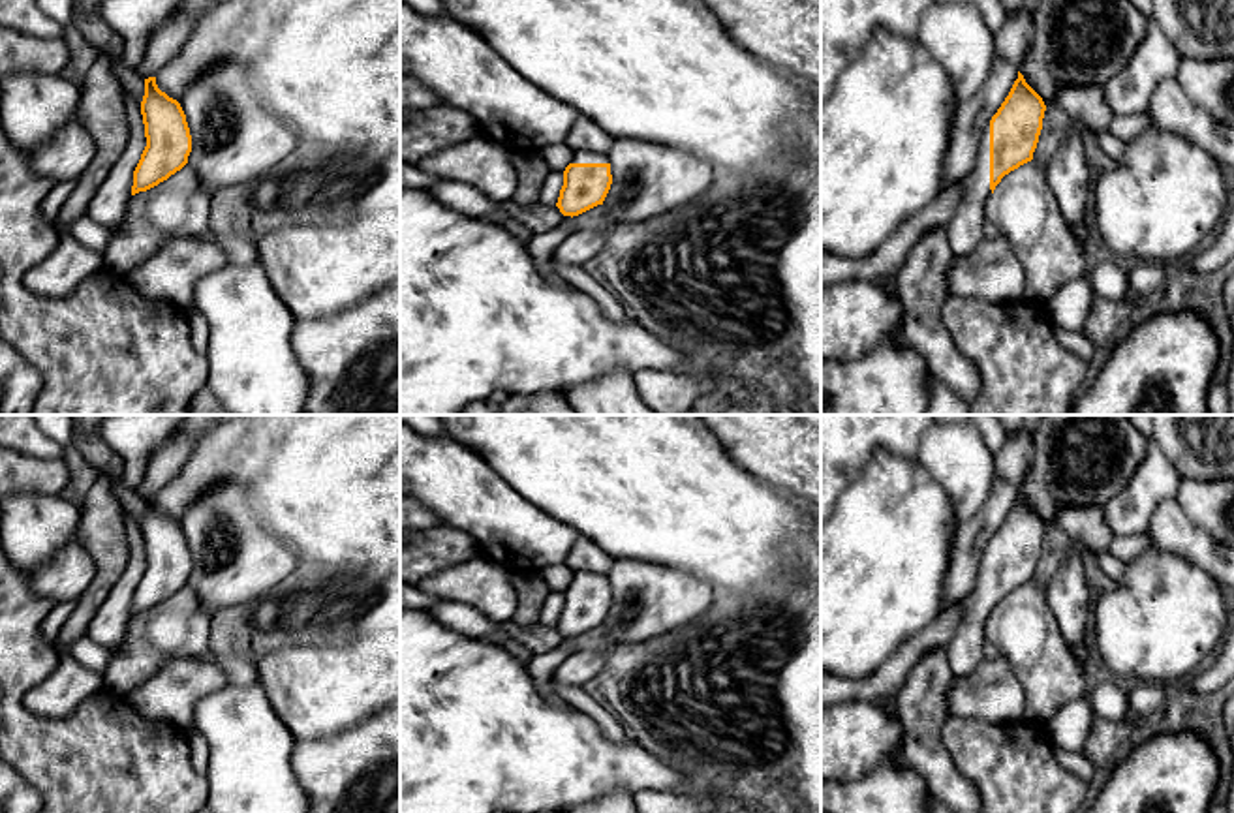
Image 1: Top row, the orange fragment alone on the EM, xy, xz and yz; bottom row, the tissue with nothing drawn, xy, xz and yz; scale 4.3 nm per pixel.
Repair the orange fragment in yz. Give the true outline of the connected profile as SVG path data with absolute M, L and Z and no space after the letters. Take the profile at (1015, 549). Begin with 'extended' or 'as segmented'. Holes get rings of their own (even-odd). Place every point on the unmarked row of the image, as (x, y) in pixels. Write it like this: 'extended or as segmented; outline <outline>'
extended; outline M1018 492L1009 516L982 552L975 588L947 646L952 676L967 676L980 659L984 627L1005 595L1033 580L1046 526Z

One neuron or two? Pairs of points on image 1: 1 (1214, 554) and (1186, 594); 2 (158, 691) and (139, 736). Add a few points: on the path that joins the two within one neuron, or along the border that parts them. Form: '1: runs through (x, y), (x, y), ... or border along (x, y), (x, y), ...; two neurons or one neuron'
1: border along (1163, 549), (1186, 556), (1214, 579); two neurons
2: border along (124, 697), (149, 718), (164, 720), (183, 731); two neurons

